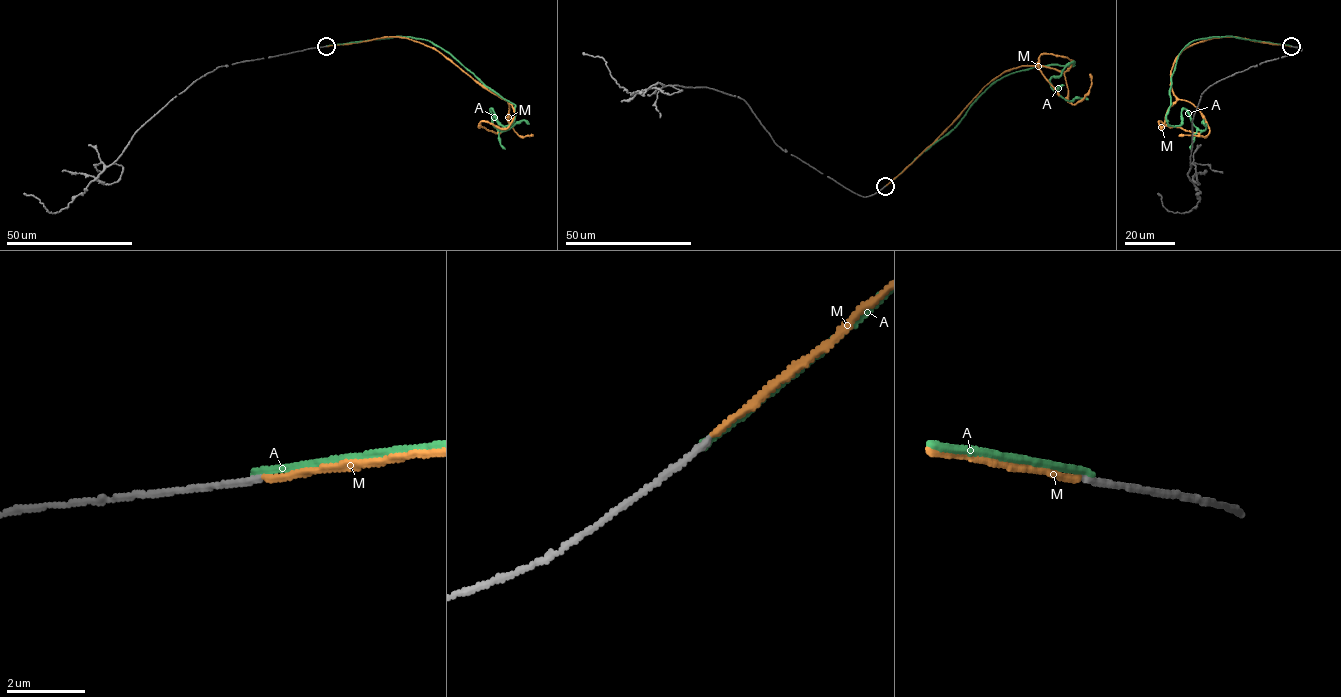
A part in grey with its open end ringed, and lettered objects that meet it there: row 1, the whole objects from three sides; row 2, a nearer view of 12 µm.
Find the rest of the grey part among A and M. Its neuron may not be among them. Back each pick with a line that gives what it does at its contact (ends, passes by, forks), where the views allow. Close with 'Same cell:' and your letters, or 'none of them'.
M: it ends there
Same cell: M

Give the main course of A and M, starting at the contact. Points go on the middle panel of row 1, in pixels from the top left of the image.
A: (885, 186), (1010, 74), (1074, 61), (1050, 80), (1051, 88), (1069, 101), (1088, 99)
M: (885, 185), (1005, 71), (1021, 66), (1066, 71), (1073, 61), (1065, 56), (1039, 56), (1039, 70), (1059, 95)

